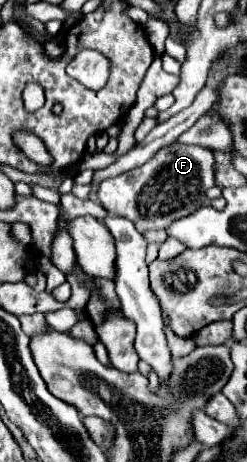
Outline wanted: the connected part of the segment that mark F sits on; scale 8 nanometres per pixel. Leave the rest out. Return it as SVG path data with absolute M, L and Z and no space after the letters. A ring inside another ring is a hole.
M171 143L169 147L157 151L149 163L135 167L123 175L107 179L101 183L97 197L101 205L111 213L129 219L139 233L147 229L165 229L173 221L183 219L209 203L207 189L215 185L215 159L209 149L197 145L181 145ZM163 175L163 193L143 193L145 185L151 185L155 177Z

